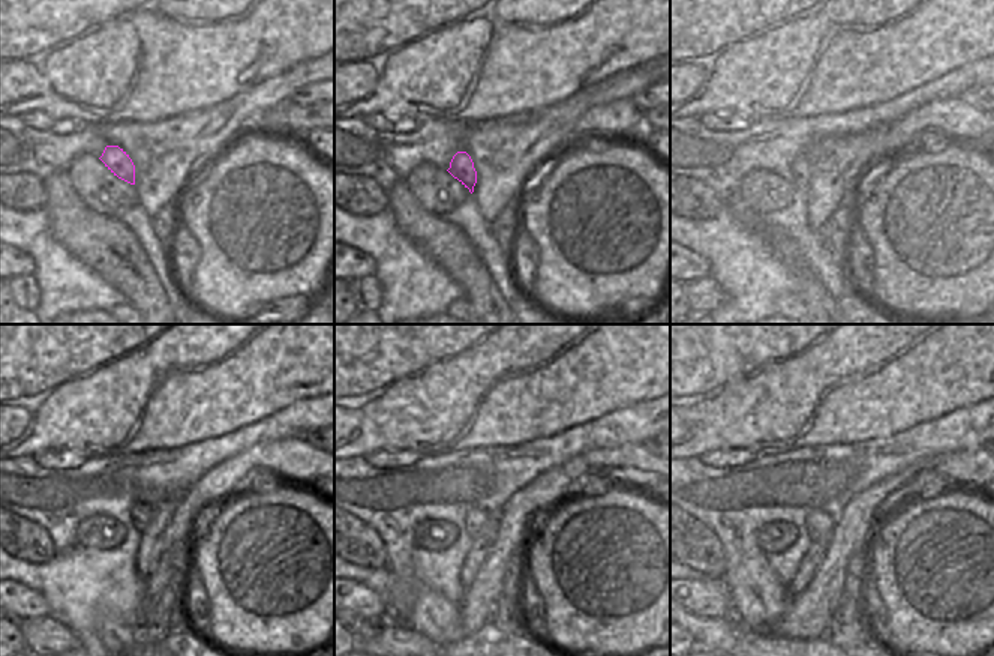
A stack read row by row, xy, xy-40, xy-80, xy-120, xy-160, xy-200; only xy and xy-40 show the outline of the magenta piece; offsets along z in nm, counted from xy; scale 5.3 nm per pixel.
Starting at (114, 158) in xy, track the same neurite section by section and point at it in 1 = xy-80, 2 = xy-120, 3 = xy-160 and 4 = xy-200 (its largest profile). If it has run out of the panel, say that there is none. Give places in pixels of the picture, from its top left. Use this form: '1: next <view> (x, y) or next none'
1: next xy-80 (799, 170)
2: next xy-120 (141, 515)
3: next xy-160 (476, 520)
4: next xy-200 (820, 527)

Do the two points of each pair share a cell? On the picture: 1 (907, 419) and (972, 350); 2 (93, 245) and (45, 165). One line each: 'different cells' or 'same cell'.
1: same cell
2: different cells

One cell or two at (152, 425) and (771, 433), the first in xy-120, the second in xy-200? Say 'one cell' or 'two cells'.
one cell

